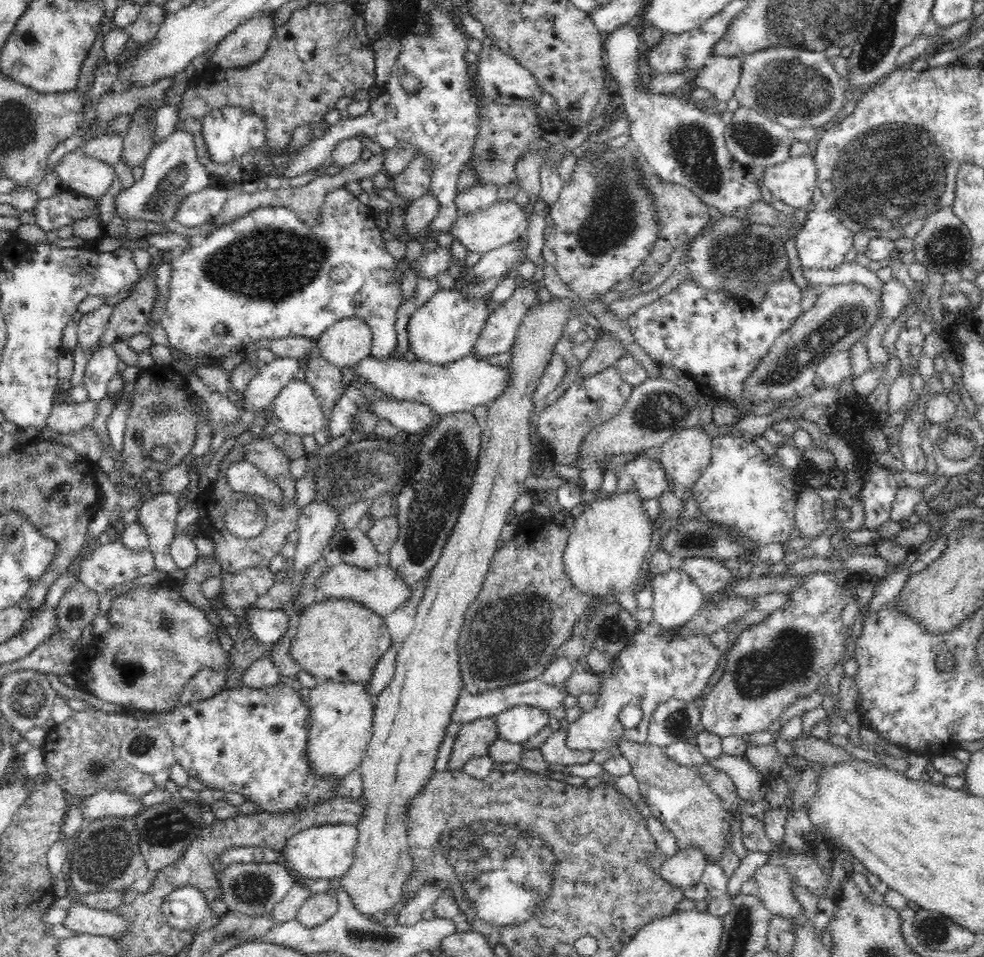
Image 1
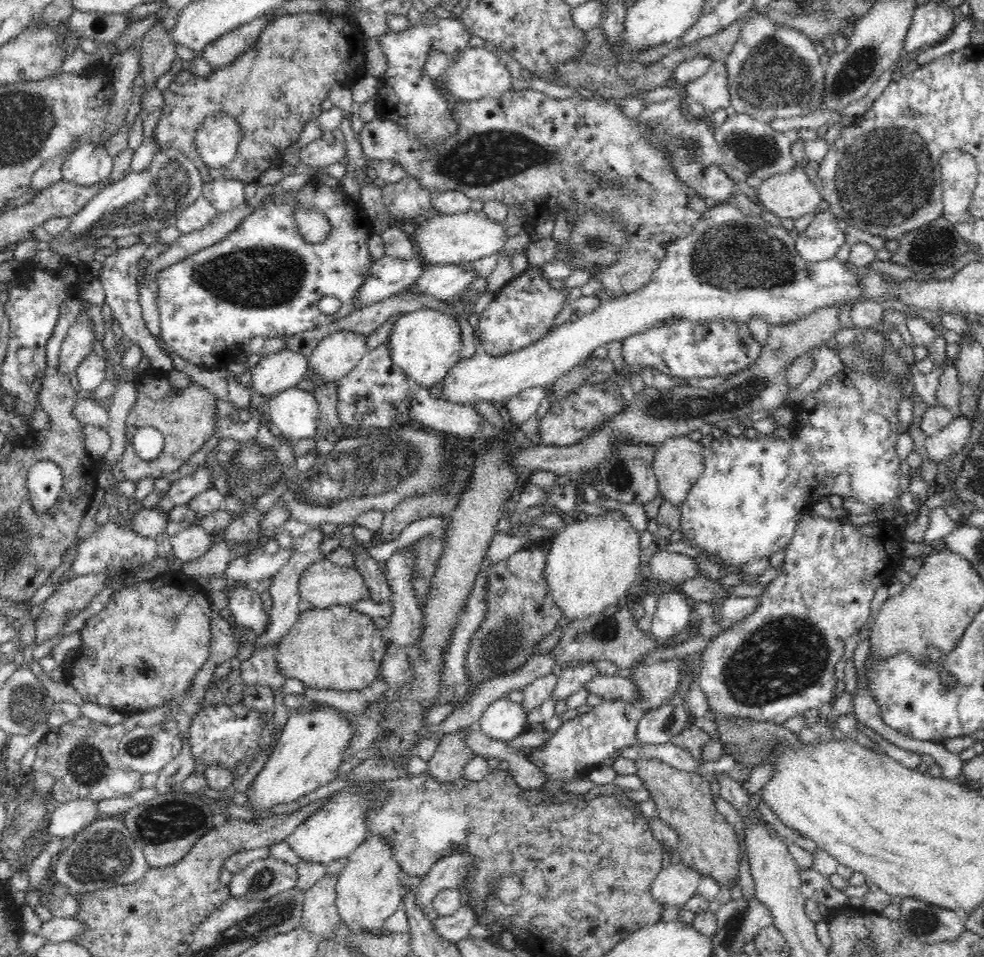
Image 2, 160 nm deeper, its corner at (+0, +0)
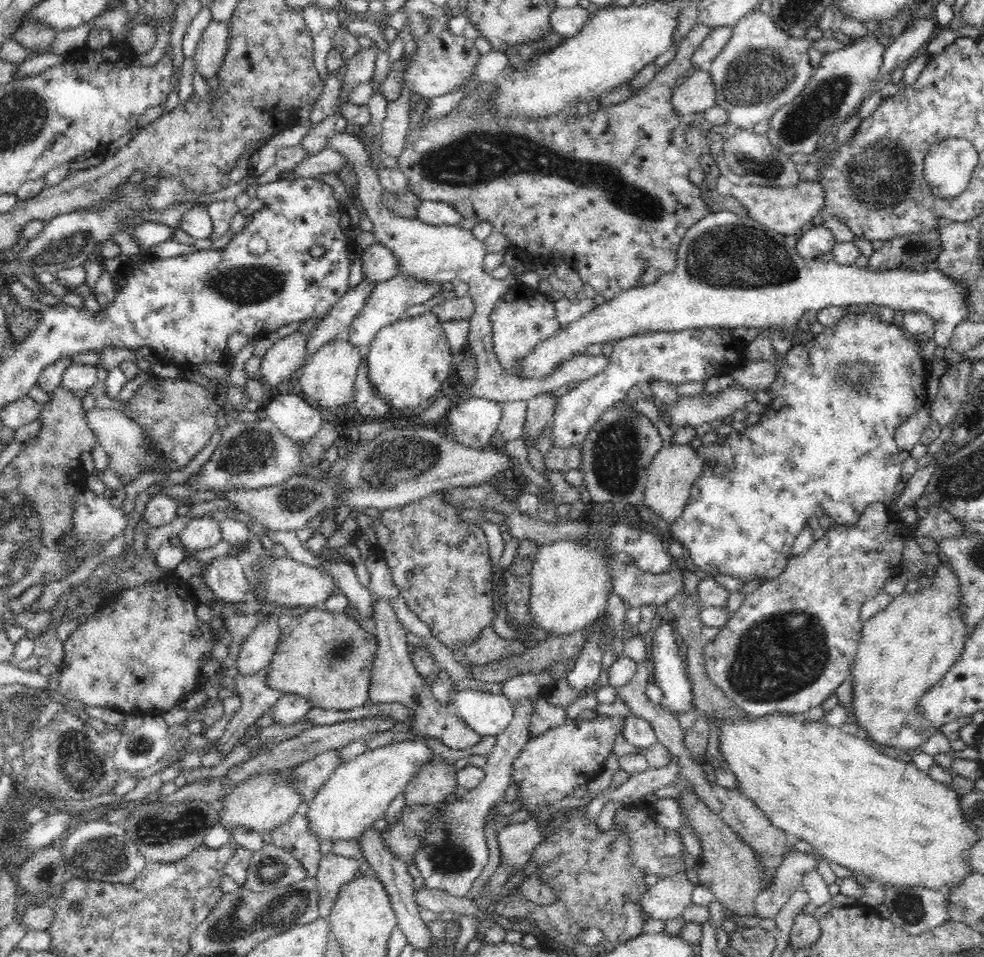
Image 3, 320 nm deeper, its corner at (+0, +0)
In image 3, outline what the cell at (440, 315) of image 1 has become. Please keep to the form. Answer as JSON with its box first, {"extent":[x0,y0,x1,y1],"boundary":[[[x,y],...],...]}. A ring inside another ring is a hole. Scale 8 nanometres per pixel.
{"extent":[367,313,456,411],"boundary":[[[423,313],[418,317],[401,317],[391,326],[384,326],[369,344],[367,373],[378,398],[383,398],[397,410],[412,411],[424,408],[447,380],[448,372],[454,368],[456,356],[450,351],[442,322],[434,313]]]}

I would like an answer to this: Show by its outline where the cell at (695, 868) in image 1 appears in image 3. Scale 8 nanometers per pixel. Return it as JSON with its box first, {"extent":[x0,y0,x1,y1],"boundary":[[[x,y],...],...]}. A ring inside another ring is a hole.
{"extent":[639,872,694,920],"boundary":[[[678,872],[648,887],[639,903],[650,919],[674,920],[692,904],[694,887],[685,872]]]}

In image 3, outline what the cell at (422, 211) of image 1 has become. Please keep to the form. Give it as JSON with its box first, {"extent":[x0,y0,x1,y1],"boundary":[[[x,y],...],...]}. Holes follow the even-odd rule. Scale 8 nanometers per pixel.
{"extent":[360,244,400,284],"boundary":[[[372,244],[364,250],[360,260],[362,261],[363,278],[371,284],[378,284],[397,276],[400,261],[390,249],[380,245]]]}

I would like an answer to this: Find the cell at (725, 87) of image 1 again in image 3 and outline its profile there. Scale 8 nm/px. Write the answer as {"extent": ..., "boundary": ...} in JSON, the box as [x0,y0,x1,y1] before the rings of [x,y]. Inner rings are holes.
{"extent":[671,70,717,114],"boundary":[[[692,70],[673,89],[671,103],[678,114],[708,111],[717,105],[717,94],[709,71]]]}

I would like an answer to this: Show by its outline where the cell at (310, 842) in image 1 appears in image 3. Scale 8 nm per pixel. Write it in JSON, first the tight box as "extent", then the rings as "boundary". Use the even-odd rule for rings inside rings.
{"extent":[303,741,435,844],"boundary":[[[392,741],[386,747],[367,749],[342,763],[320,788],[311,806],[303,809],[310,821],[310,829],[318,835],[320,842],[331,840],[334,844],[337,840],[358,840],[368,827],[381,823],[392,800],[407,789],[414,774],[435,756],[426,741]]]}

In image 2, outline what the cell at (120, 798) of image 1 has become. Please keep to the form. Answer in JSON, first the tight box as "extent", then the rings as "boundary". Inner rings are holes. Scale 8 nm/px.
{"extent":[47,800,98,841],"boundary":[[[74,800],[67,804],[56,804],[47,817],[48,839],[64,838],[66,841],[77,832],[84,830],[98,819],[98,802],[92,800]]]}

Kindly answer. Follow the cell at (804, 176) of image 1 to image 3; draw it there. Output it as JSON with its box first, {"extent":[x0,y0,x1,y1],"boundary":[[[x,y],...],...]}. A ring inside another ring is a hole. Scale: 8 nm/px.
{"extent":[730,181,826,236],"boundary":[[[801,181],[797,186],[778,188],[770,186],[733,186],[730,195],[734,196],[748,211],[749,218],[766,229],[776,231],[784,236],[800,235],[810,226],[813,218],[825,208],[826,190],[818,181]]]}

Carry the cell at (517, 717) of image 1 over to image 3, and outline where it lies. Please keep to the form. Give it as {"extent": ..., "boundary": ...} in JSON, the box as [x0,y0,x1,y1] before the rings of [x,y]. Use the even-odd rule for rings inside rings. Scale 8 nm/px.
{"extent":[452,690,514,738],"boundary":[[[460,690],[452,694],[452,708],[456,717],[481,737],[495,738],[502,734],[514,718],[514,704],[506,696],[482,692],[482,690]]]}

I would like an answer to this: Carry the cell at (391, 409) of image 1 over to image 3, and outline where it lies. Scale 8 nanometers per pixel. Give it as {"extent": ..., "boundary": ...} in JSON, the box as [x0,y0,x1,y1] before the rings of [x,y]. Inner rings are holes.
{"extent":[447,397,502,449],"boundary":[[[470,397],[447,413],[454,439],[463,446],[483,449],[498,428],[502,404],[487,398]]]}

